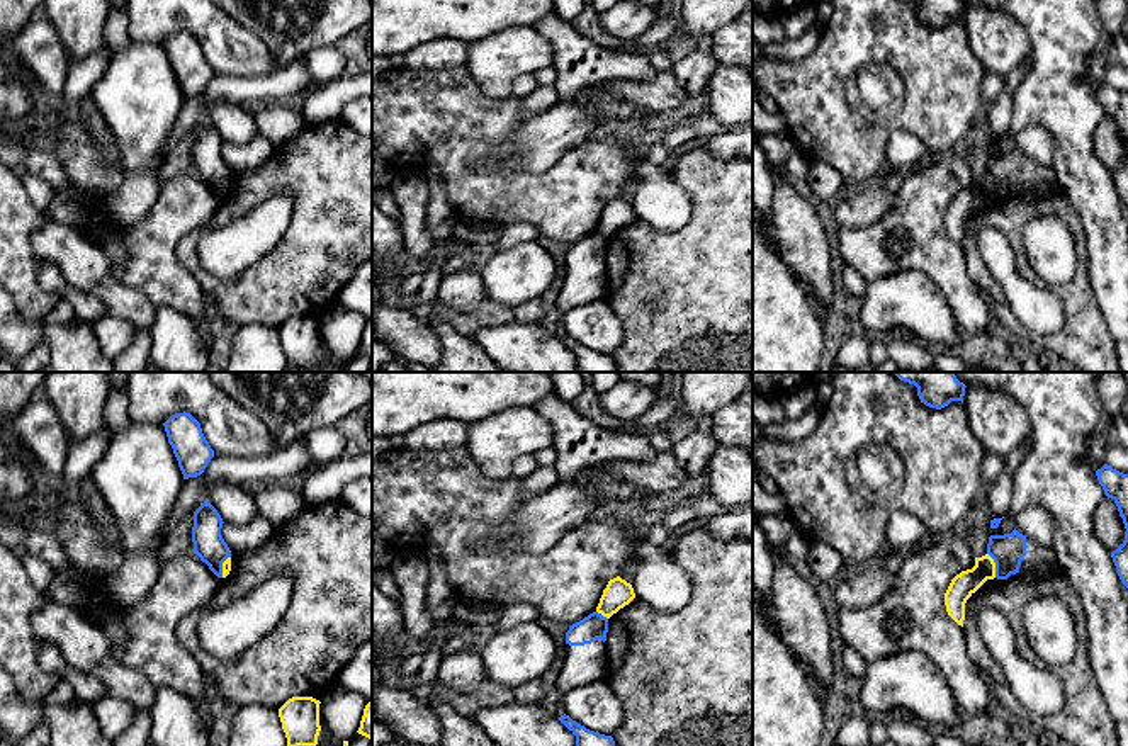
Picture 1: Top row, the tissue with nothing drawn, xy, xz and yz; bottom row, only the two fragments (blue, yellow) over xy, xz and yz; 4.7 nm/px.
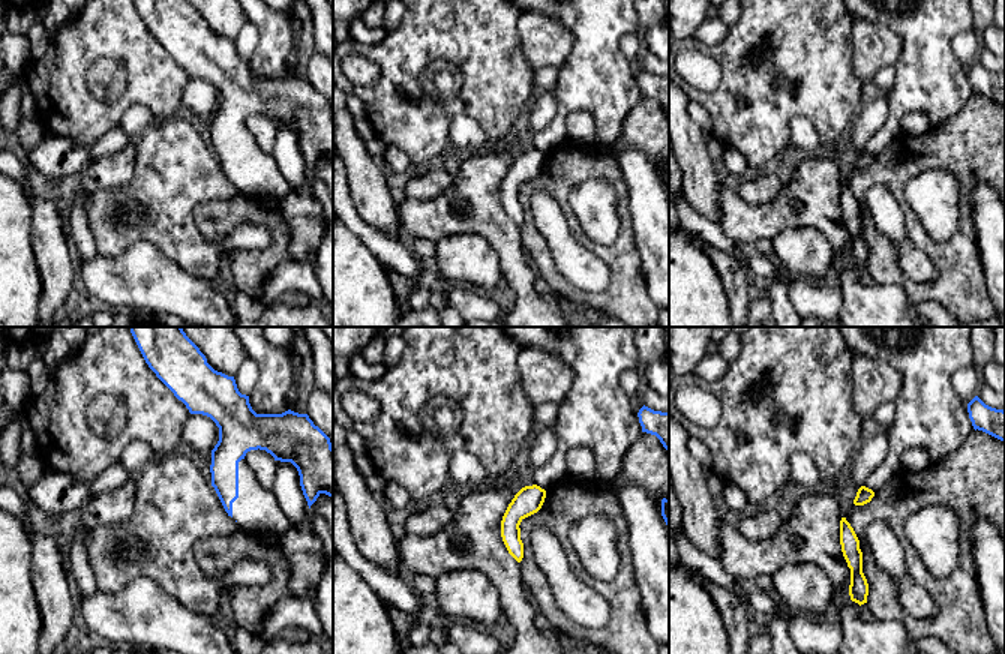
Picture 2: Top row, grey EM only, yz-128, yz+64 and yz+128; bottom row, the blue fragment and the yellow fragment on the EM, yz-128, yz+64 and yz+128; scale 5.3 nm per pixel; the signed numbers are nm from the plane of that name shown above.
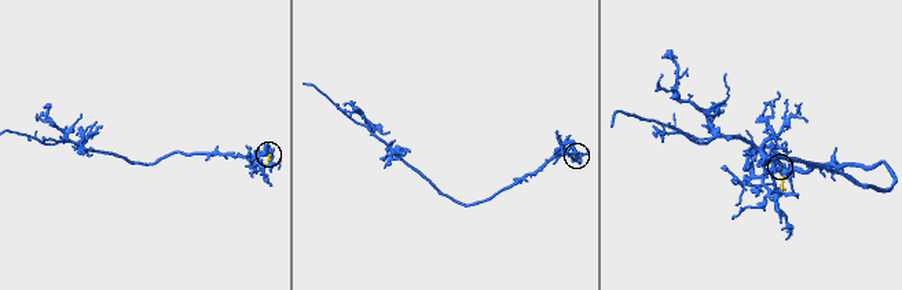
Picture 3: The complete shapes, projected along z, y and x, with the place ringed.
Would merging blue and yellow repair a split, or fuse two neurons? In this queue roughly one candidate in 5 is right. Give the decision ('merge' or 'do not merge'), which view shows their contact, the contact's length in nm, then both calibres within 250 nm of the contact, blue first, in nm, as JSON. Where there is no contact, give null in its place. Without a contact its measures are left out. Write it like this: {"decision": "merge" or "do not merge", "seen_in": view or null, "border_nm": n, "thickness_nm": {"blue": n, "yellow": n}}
{"decision": "do not merge", "seen_in": "yz", "border_nm": 130, "thickness_nm": {"blue": 160, "yellow": 120}}

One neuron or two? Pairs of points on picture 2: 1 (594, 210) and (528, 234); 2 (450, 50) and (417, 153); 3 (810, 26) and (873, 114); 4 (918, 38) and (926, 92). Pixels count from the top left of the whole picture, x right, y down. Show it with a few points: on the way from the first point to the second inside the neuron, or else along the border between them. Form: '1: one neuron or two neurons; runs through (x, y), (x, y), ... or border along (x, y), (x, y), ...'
1: two neurons; border along (581, 182), (570, 194), (572, 210), (597, 245)
2: one neuron; runs through (417, 56), (390, 83), (398, 108), (410, 120)
3: two neurons; border along (861, 104), (849, 126)
4: one neuron; runs through (926, 51), (926, 78)

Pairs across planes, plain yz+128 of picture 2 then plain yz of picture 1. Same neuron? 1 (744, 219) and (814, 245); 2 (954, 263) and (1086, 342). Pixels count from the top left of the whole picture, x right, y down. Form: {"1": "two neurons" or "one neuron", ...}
{"1": "two neurons", "2": "one neuron"}

